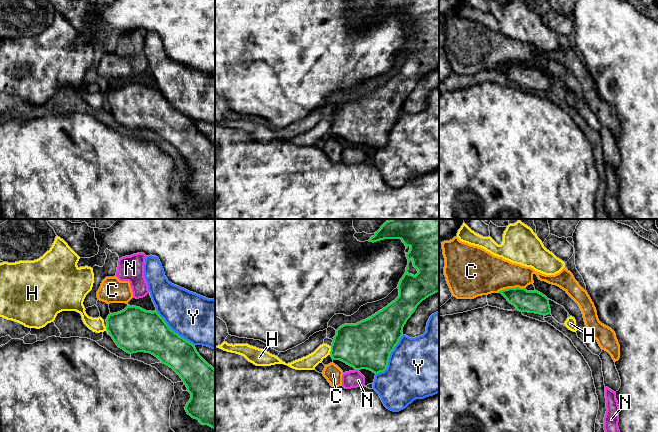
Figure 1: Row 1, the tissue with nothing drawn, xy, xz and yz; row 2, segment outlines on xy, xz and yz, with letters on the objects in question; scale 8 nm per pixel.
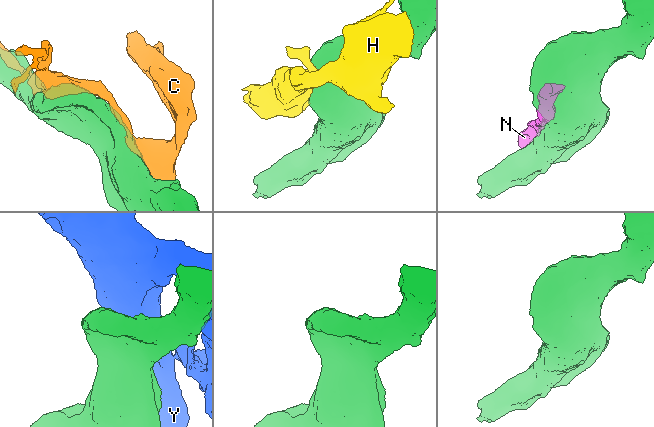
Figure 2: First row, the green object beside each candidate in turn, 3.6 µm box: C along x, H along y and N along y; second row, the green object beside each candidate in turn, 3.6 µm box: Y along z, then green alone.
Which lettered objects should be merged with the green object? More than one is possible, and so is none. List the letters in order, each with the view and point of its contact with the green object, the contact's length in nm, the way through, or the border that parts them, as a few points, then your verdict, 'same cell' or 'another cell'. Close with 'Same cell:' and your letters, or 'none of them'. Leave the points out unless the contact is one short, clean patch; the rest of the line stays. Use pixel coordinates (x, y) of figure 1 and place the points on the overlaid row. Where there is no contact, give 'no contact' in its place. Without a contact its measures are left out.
C: yz (511, 288) | 220 nm | another cell
H: xz (331, 350) | 70 nm | along xz (331, 346), (329, 354) | another cell
N: xz (357, 369) | 40 nm | another cell
Y: xz (389, 356) | 380 nm | another cell
Same cell: none of them

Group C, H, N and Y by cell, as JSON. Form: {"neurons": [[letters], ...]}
{"neurons": [["C"], ["H"], ["N"], ["Y"]]}

